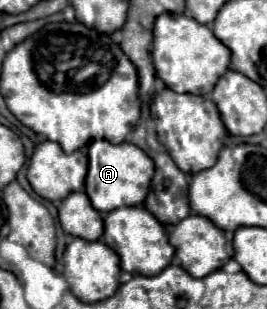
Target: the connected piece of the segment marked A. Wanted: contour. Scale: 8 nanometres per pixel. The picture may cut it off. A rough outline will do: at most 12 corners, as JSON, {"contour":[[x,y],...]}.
{"contour":[[92,141],[86,195],[108,213],[142,205],[152,159]]}

